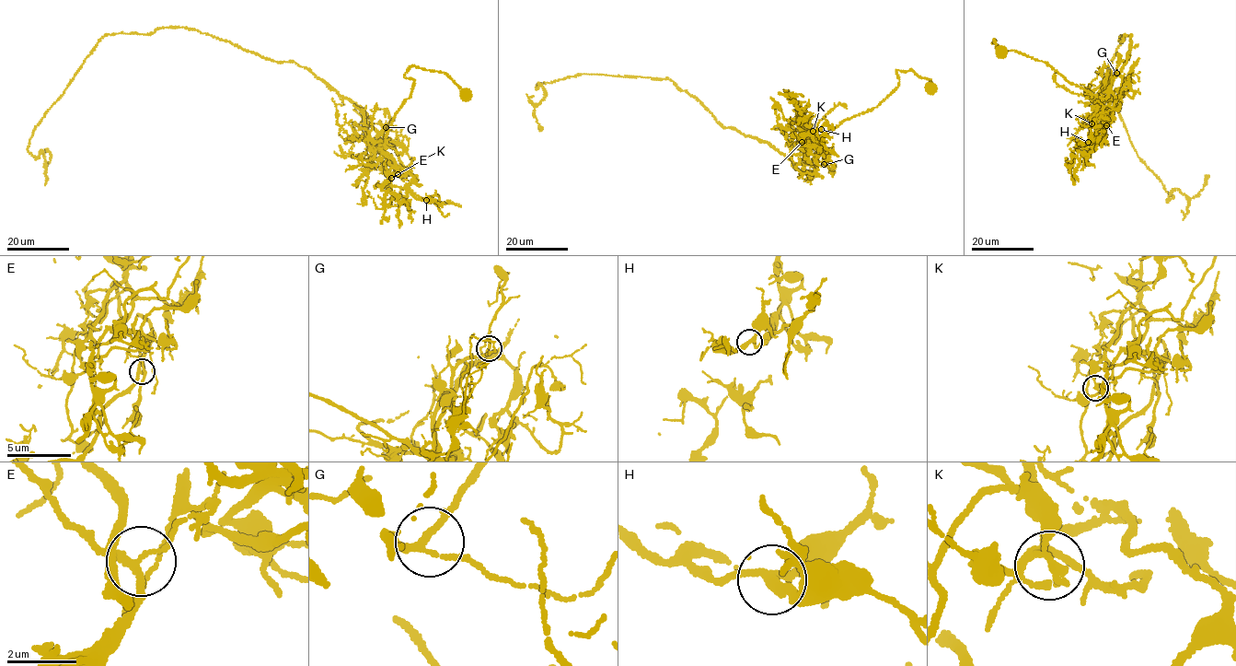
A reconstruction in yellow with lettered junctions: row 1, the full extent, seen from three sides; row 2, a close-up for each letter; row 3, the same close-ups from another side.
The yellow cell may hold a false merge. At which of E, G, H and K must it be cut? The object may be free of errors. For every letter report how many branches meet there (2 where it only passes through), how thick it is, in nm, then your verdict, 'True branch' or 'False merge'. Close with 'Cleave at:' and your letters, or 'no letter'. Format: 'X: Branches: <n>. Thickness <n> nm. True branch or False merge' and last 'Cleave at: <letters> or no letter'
E: Branches: 3. Thickness 170 nm. True branch
G: Branches: 3. Thickness 170 nm. True branch
H: Branches: 3. Thickness 220 nm. True branch
K: Branches: 3. Thickness 140 nm. False merge
Cleave at: K

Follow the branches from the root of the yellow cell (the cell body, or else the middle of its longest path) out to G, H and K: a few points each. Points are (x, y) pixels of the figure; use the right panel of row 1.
G: (999, 52), (993, 40), (999, 54), (1016, 51), (1045, 63), (1071, 83), (1099, 98), (1105, 81), (1116, 73)
H: (999, 52), (993, 40), (999, 54), (1016, 51), (1045, 63), (1103, 100), (1088, 142)
K: (999, 52), (993, 40), (999, 54), (1016, 51), (1045, 63), (1071, 83), (1096, 96), (1103, 101), (1091, 123)

